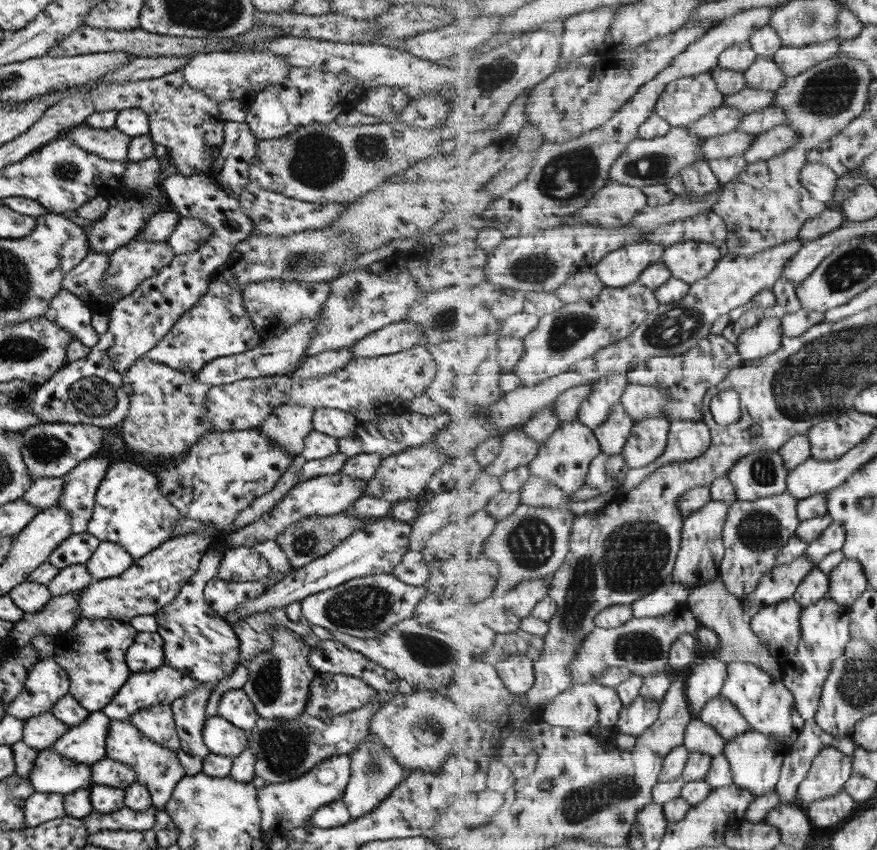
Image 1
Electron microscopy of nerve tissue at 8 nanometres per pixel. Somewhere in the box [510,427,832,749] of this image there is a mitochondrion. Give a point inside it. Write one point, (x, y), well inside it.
(631, 558)

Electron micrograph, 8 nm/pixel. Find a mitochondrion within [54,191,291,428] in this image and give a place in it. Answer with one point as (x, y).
(94, 397)

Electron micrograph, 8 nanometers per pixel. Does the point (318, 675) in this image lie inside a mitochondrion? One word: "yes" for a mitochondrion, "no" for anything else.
no

